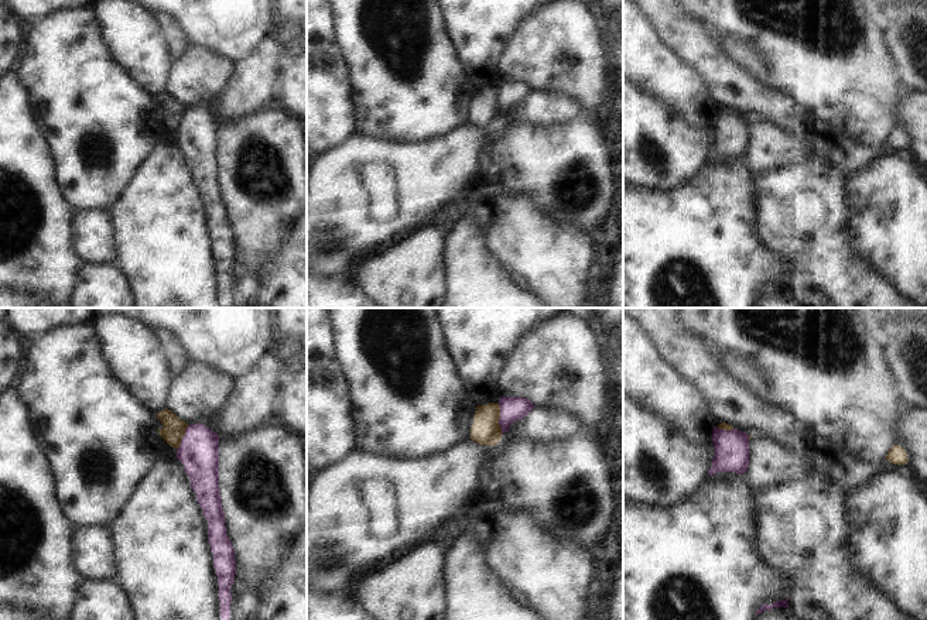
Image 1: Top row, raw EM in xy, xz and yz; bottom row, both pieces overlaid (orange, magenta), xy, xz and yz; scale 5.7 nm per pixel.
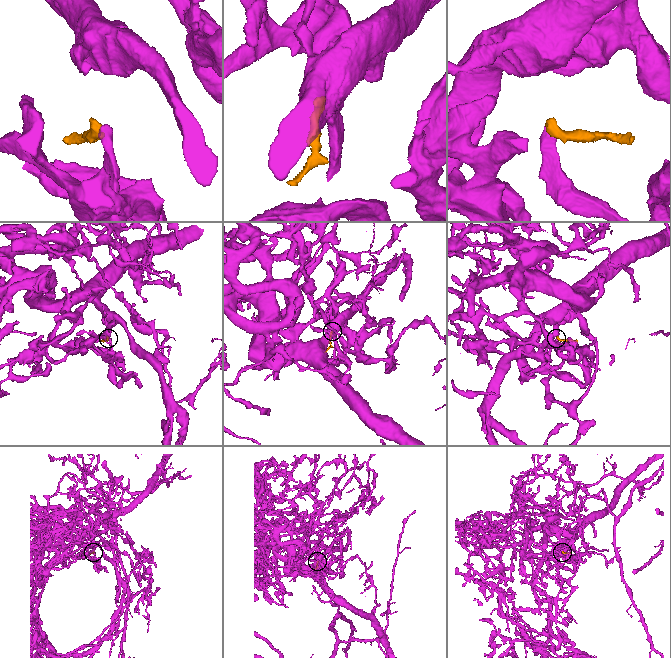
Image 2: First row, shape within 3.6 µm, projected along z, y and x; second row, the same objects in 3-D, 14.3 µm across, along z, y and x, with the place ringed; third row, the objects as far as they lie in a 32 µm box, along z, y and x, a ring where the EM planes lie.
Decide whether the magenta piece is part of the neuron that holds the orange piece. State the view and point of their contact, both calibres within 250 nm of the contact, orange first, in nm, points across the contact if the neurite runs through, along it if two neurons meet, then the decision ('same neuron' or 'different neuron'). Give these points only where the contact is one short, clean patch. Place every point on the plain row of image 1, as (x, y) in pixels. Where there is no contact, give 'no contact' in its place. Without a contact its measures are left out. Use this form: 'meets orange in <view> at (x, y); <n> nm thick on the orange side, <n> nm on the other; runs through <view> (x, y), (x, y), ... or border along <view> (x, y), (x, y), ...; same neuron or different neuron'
meets orange in xz at (499, 100); 160 nm thick on the orange side, 140 nm on the other; border along xz (496, 86), (499, 89), (502, 117); different neuron

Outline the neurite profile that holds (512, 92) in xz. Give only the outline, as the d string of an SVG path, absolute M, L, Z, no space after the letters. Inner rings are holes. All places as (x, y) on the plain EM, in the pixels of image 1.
M500 81L500 102L499 107L502 112L502 117L509 116L509 110L517 105L523 103L536 89L523 81Z

